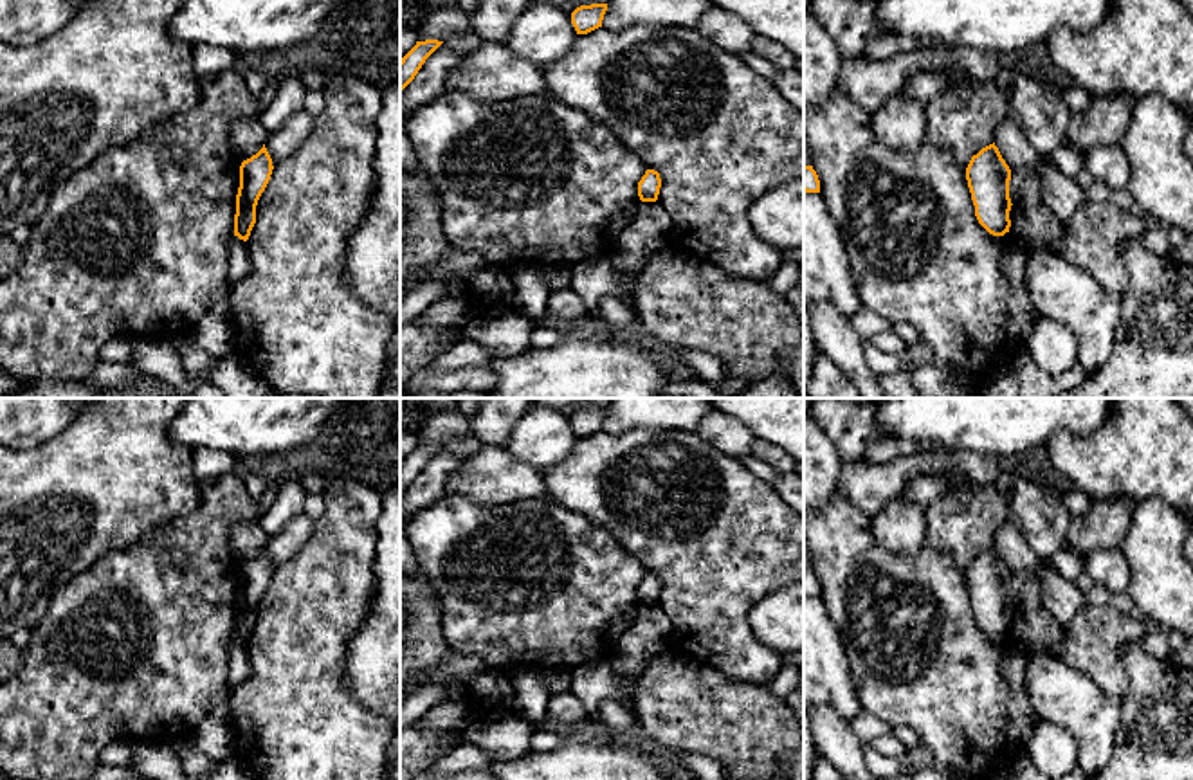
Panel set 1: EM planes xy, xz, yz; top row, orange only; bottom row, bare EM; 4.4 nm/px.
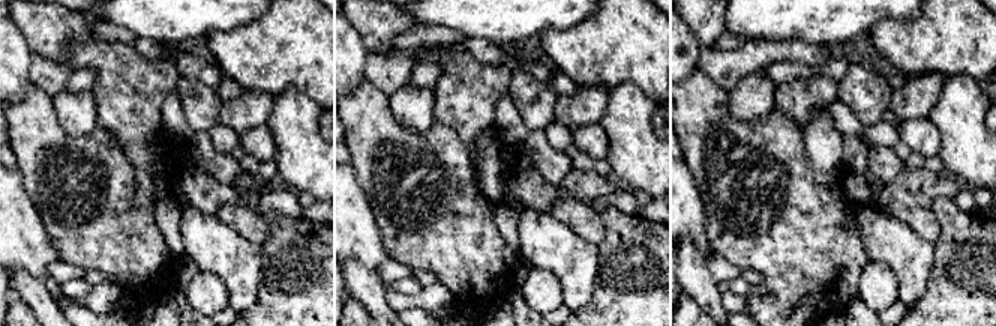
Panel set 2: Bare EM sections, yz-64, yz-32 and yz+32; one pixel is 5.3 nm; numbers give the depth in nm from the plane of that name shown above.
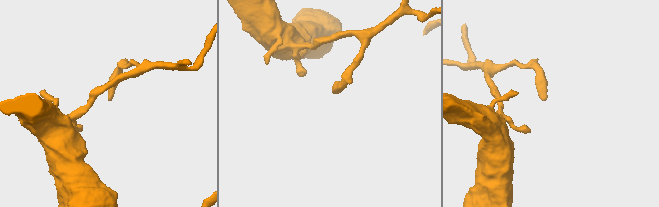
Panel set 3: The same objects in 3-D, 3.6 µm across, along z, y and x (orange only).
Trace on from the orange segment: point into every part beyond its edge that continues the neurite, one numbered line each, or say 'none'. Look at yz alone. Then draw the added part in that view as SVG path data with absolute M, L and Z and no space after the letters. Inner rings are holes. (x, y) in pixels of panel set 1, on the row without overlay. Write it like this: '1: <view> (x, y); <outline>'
none

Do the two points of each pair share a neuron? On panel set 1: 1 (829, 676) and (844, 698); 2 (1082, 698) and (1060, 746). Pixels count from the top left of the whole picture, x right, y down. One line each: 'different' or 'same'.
1: same
2: different

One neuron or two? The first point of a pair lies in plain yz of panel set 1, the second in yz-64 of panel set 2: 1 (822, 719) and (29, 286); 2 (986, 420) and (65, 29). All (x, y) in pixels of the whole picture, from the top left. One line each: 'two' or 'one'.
1: one
2: two

